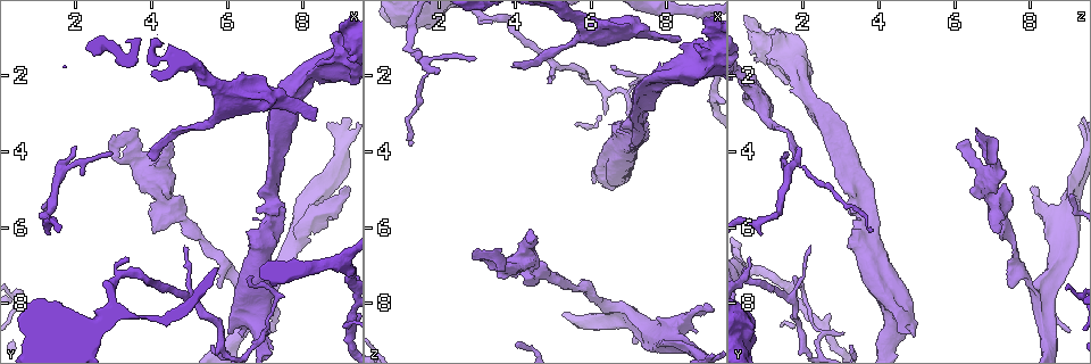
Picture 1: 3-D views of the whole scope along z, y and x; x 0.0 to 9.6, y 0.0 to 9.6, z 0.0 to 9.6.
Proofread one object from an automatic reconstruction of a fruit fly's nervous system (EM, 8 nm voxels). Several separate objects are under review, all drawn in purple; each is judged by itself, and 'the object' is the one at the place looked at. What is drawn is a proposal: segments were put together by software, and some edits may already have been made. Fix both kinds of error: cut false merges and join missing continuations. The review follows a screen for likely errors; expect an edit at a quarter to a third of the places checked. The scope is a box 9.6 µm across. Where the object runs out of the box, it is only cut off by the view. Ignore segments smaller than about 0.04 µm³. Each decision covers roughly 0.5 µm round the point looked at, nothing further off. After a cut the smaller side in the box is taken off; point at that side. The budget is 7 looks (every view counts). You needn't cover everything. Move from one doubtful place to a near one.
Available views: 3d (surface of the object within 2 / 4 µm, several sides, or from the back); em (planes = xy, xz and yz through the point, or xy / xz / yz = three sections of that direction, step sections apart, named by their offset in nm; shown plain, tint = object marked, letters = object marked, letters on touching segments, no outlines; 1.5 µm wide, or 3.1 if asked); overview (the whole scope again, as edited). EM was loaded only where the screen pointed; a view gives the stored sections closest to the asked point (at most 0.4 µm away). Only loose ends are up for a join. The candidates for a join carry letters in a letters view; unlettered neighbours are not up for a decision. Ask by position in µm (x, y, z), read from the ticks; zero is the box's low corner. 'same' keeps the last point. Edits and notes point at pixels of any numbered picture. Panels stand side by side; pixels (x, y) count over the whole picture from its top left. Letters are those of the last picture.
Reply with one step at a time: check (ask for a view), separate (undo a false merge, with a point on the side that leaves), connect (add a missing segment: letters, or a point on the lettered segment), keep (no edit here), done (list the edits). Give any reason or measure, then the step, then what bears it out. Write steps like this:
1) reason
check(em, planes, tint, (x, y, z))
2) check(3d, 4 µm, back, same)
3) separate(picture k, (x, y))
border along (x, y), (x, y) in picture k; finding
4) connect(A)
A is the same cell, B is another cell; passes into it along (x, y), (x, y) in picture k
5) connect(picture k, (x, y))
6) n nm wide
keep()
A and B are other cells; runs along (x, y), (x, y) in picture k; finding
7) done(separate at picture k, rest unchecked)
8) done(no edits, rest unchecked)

tapers out
check(3d, 2 µm, (6.70, 7.35, 1.80))

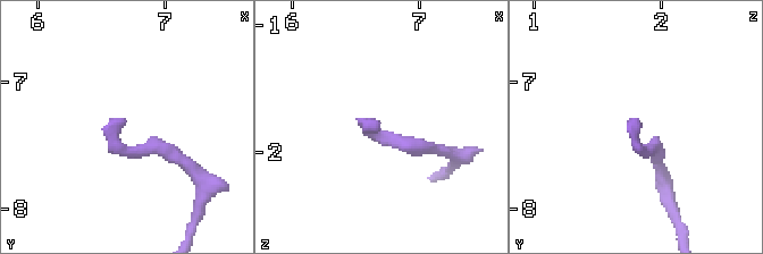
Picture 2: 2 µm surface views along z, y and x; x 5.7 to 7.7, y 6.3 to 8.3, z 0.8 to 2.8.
need the tissue
check(em, xz, step 4, letters, (6.70, 7.34, 1.80))

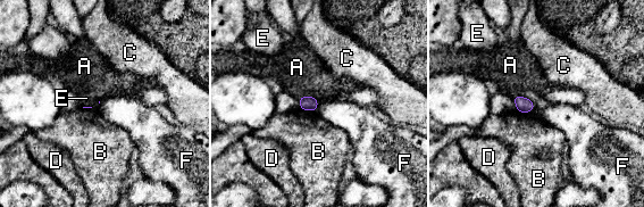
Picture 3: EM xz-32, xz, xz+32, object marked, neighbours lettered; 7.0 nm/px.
keep()
A, B, C, D, E and F are other cells; border along (319, 102), (316, 110) in picture 3; none of them fits

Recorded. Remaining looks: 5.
end of a long branch
check(em, xz, step 8, tint, (4.10, 4.25, 1.85))

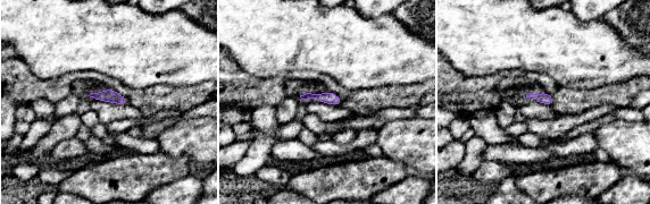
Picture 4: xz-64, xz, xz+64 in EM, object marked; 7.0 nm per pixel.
cut it another way
check(em, xy, step 4, letters, same)

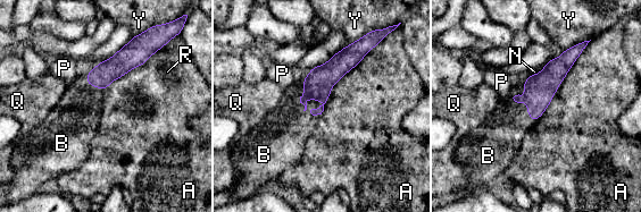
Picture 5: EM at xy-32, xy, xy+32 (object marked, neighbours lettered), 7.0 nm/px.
connect(B)
B is the same cell, A, N, P, Q, R and Y are other cells; passes into it along (321, 79), (309, 96), (290, 110) in picture 5; it goes on there

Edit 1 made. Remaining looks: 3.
check(overview)

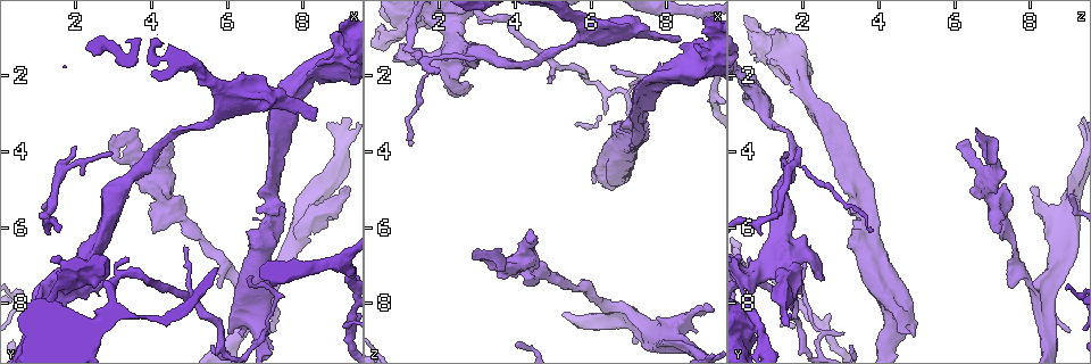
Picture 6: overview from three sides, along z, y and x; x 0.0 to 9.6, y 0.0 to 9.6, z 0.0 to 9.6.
an open end
check(em, planes, letters, (8.30, 3.15, 1.10))

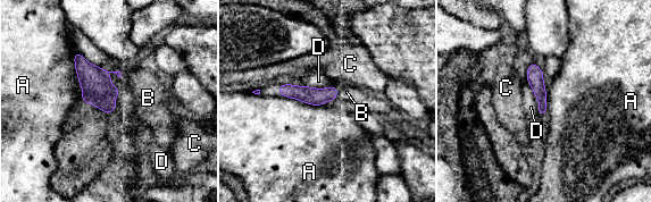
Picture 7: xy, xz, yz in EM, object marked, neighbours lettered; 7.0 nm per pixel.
connect(B)
B is the same cell, A, C and D are other cells; it goes on there

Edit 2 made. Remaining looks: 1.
done(connect at picture 5, connect at picture 7, rest unchecked)

